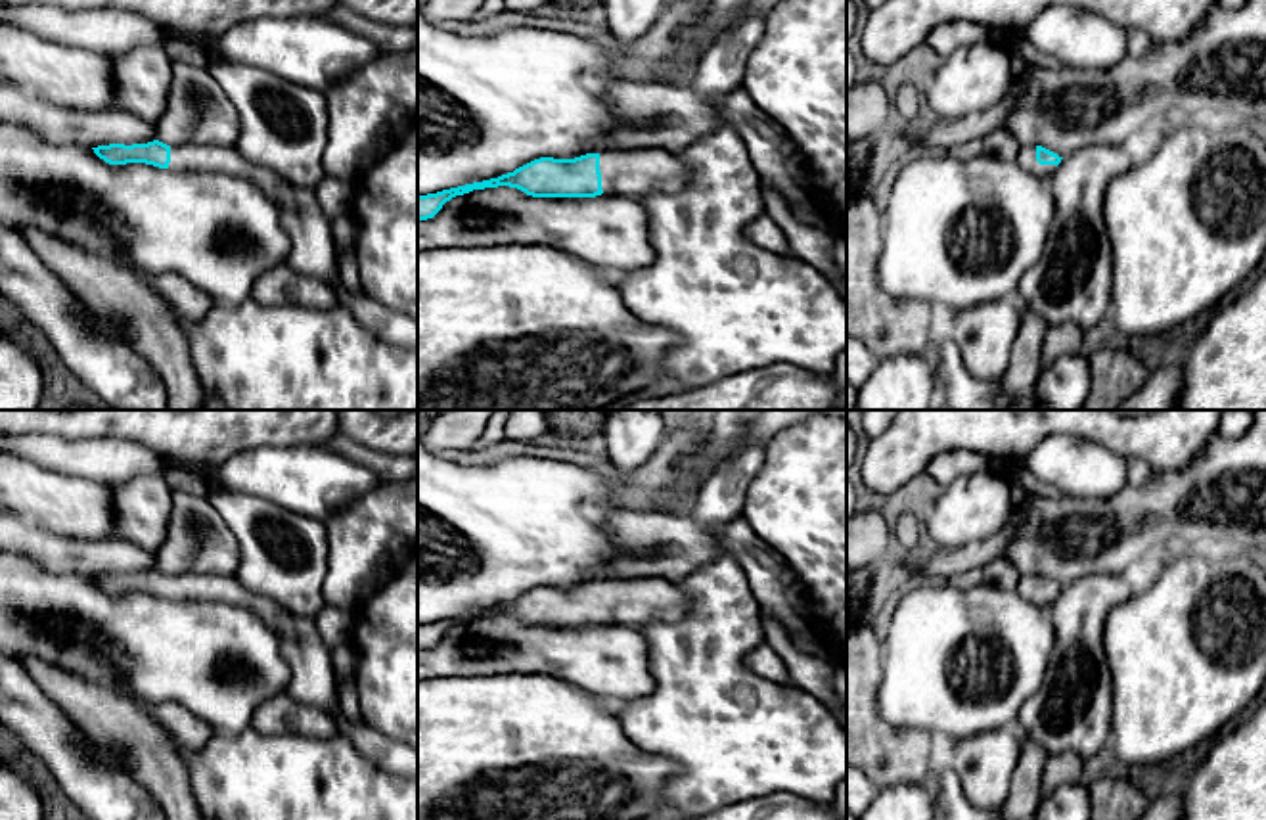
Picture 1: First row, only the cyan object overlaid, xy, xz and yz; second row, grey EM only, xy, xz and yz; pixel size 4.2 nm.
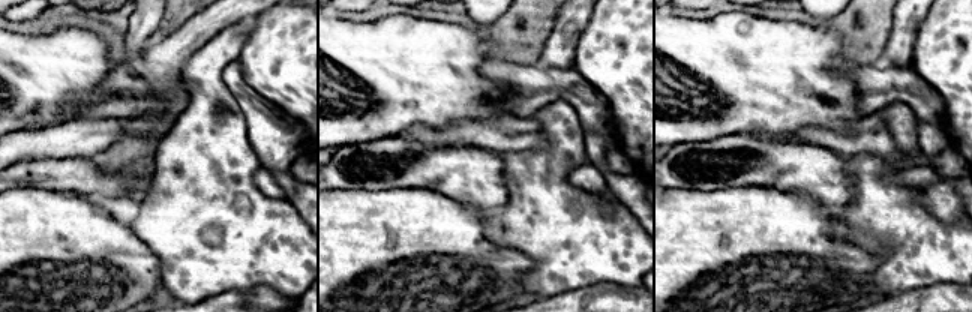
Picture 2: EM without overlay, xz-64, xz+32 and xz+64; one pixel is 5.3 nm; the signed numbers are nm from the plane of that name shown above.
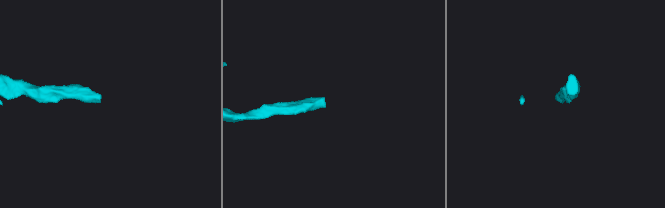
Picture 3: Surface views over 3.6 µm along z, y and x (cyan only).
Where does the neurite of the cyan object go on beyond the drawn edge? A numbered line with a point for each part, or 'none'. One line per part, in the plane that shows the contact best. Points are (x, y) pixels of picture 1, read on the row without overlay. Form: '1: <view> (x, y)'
1: xz (632, 602)

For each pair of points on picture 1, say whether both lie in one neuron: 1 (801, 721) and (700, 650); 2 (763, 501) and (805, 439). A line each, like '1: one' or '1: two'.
1: one
2: one

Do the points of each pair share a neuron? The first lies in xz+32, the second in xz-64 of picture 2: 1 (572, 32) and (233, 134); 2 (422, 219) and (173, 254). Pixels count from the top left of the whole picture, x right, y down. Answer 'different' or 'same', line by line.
1: same
2: different

